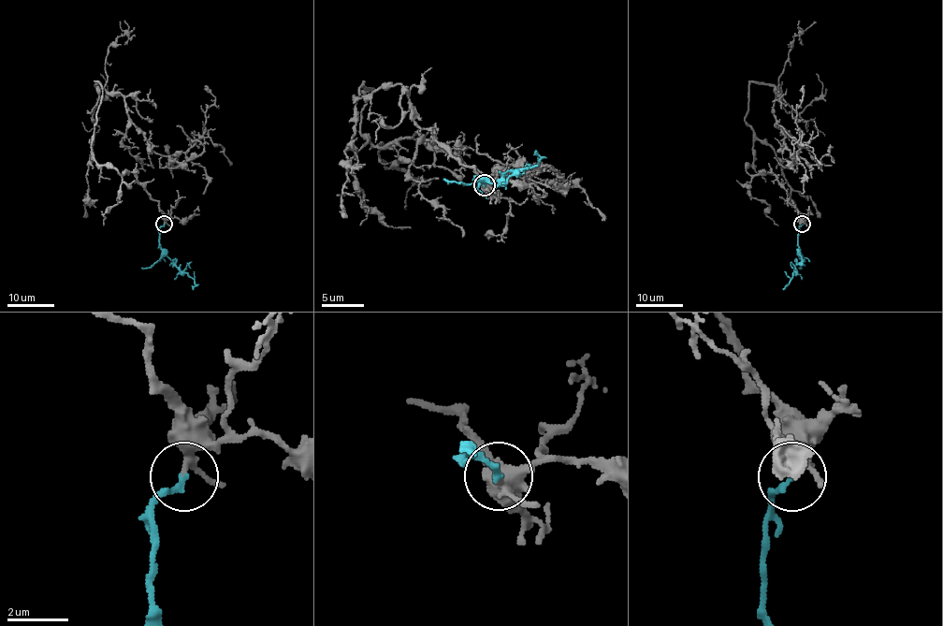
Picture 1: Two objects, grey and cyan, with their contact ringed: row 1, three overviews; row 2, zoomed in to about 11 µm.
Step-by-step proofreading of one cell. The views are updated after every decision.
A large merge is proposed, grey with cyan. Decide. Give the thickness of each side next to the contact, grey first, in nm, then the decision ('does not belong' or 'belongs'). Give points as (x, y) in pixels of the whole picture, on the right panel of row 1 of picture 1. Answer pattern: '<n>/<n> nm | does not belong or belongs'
190/190 nm | belongs

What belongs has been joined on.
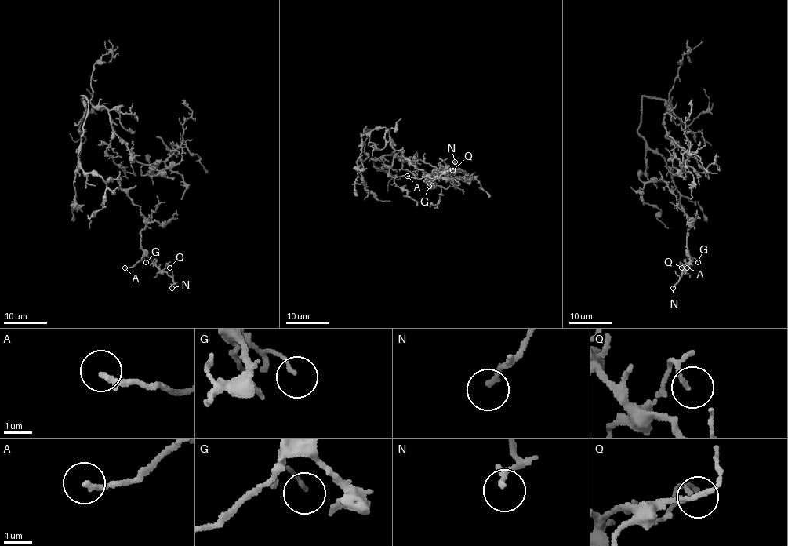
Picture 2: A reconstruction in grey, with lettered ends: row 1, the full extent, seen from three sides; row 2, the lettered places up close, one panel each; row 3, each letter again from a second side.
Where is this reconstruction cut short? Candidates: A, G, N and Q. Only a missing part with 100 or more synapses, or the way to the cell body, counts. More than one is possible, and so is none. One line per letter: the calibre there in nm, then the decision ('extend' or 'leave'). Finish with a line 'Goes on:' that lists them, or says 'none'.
A: 200 nm | leave
G: 110 nm | leave
N: 200 nm | leave
Q: 80 nm | leave
Goes on: none

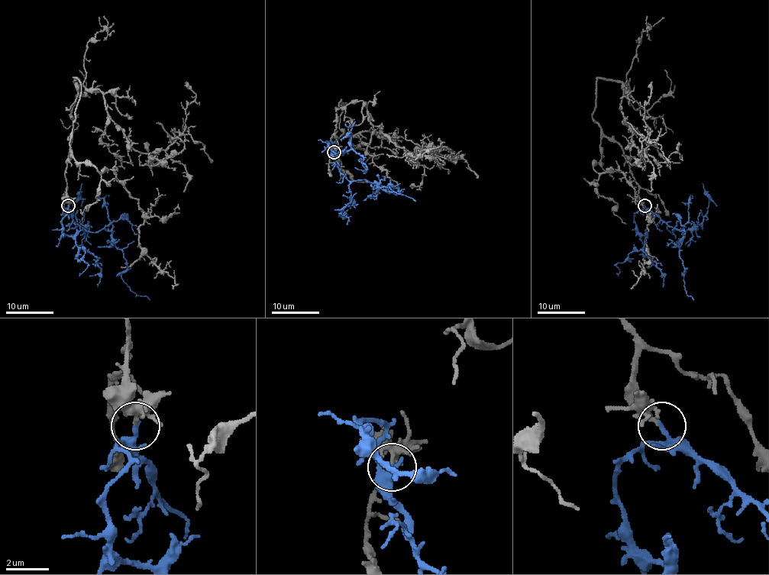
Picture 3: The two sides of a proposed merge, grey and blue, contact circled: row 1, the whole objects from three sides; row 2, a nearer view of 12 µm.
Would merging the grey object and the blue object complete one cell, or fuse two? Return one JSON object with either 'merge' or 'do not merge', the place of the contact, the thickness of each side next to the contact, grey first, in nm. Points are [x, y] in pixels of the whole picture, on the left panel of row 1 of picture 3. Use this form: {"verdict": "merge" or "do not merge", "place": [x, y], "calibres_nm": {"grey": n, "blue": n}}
{"verdict": "merge", "place": [68, 205], "calibres_nm": {"grey": 170, "blue": 240}}

